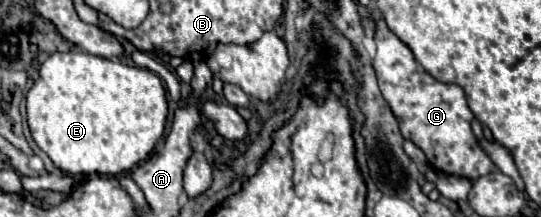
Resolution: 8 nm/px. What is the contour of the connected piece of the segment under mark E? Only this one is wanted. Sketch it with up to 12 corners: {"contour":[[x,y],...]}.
{"contour":[[56,52],[26,94],[68,174],[118,176],[168,120],[154,72]]}

